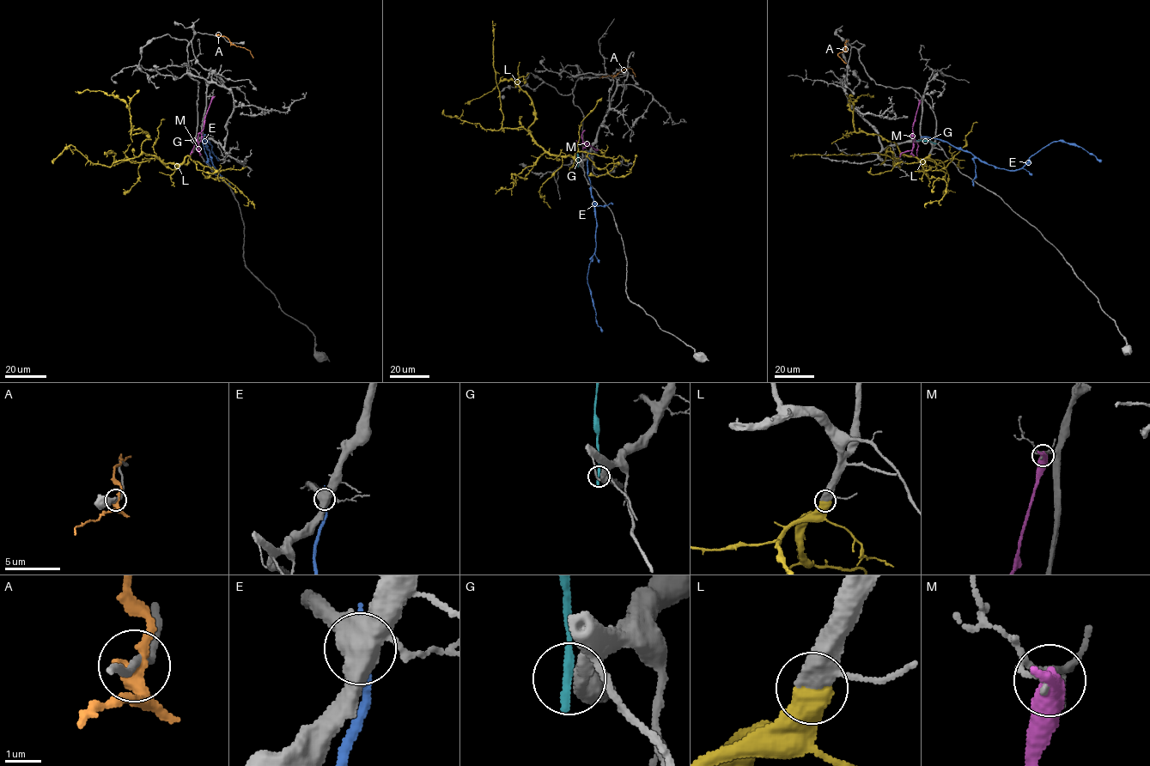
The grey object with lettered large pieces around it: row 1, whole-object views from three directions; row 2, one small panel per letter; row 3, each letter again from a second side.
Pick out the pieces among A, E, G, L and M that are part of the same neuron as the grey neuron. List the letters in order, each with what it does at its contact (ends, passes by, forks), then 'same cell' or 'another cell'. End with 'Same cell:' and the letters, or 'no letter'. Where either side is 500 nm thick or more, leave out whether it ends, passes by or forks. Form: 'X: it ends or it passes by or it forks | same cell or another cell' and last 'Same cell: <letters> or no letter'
A: it passes by | another cell
E: another cell
G: another cell
L: same cell
M: another cell
Same cell: L

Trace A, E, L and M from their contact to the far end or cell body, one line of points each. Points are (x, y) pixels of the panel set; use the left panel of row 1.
A: (230, 43), (248, 49), (253, 57)
E: (204, 135), (203, 138), (209, 150), (211, 169), (203, 145), (204, 139), (211, 145), (211, 150), (218, 160)
L: (191, 153), (179, 164), (144, 154), (141, 145), (149, 133), (131, 128), (124, 101), (102, 91), (75, 91)
M: (213, 96), (203, 130), (197, 138), (200, 155)

